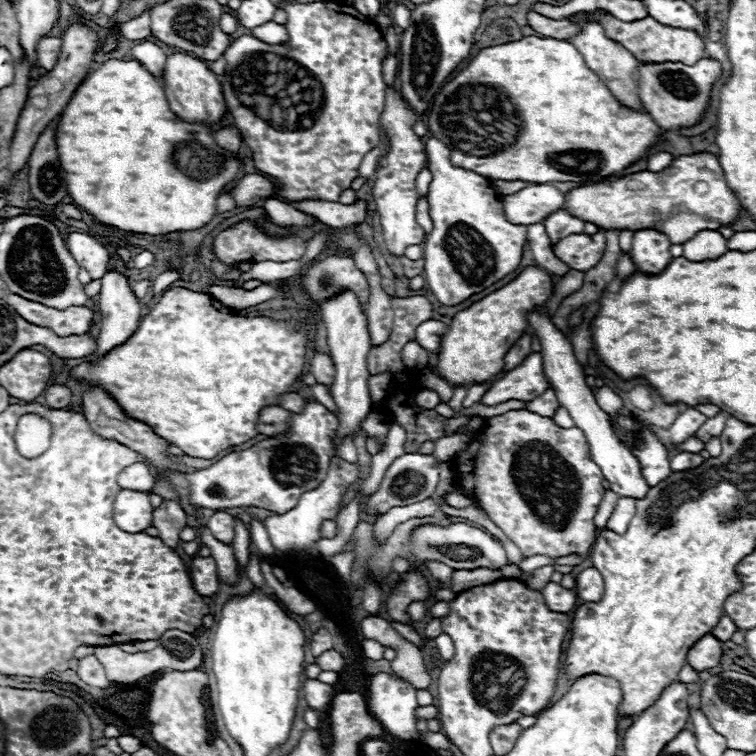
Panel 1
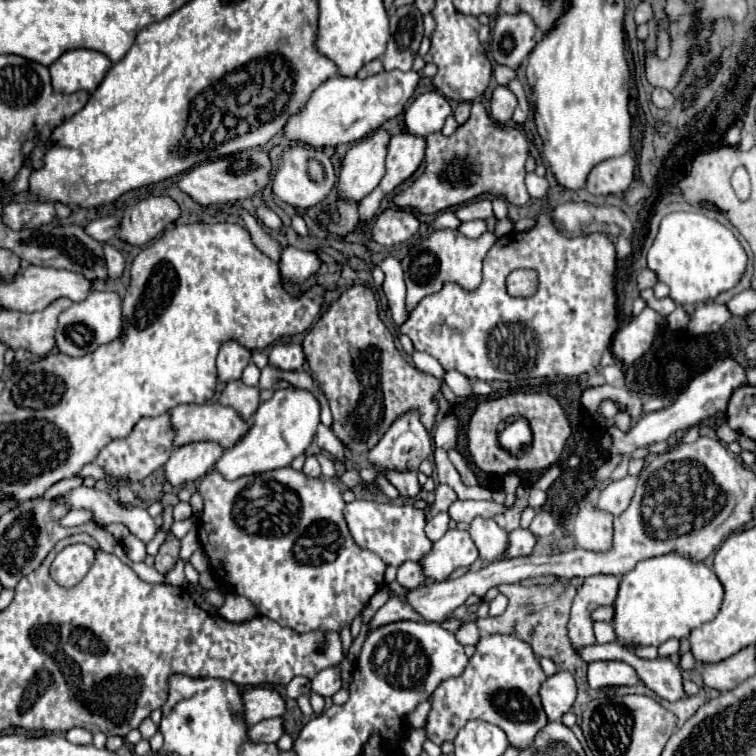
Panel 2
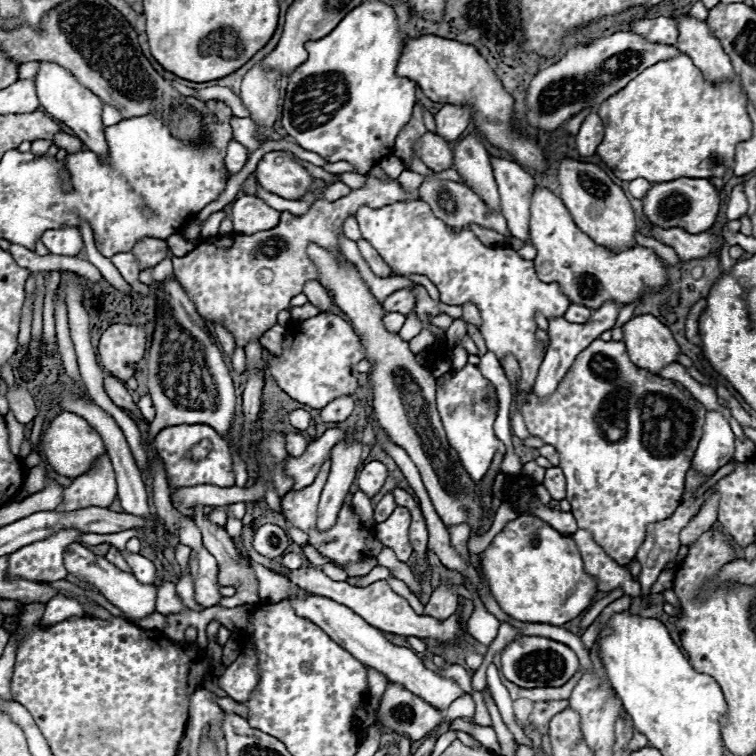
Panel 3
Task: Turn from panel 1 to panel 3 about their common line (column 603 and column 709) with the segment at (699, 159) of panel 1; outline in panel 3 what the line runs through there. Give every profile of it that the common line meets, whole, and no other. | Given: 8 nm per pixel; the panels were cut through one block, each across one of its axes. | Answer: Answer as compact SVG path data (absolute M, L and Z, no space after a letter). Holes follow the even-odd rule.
M678 178L672 182L652 184L648 194L642 198L646 218L660 228L684 228L690 234L706 232L712 228L720 208L718 190L704 178Z

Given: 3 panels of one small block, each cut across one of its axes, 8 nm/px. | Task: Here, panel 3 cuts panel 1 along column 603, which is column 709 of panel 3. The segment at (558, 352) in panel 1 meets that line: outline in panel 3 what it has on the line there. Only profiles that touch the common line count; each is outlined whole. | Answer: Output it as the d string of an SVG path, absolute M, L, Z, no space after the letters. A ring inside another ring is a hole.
M716 410L706 412L704 434L692 460L692 468L702 474L714 474L720 466L728 464L732 456L734 456L734 432L728 420Z

